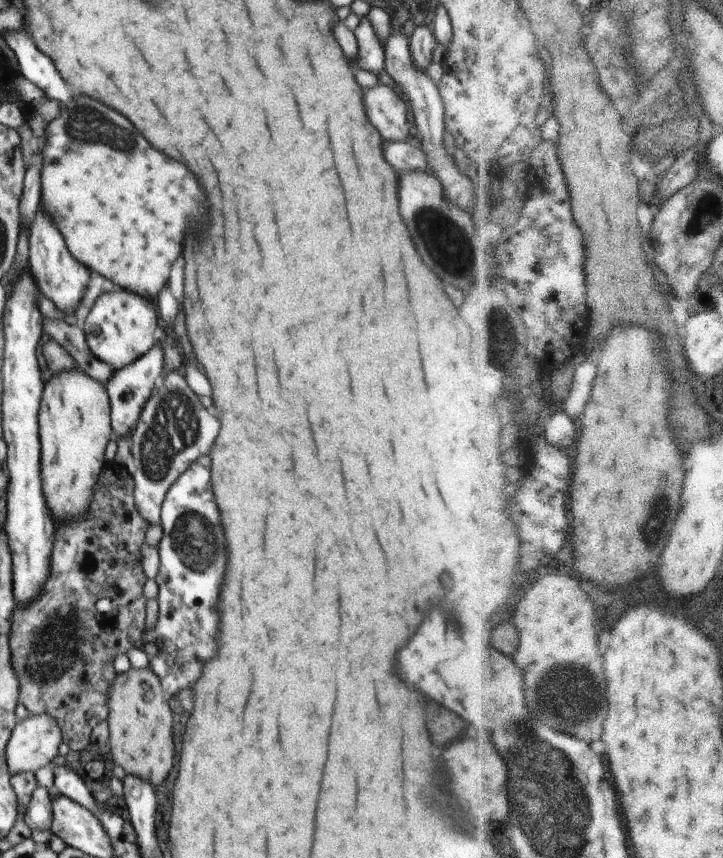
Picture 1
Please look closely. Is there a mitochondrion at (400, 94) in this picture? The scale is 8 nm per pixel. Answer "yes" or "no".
no

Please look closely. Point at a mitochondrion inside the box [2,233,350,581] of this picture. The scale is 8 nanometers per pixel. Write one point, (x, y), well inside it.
(169, 435)

